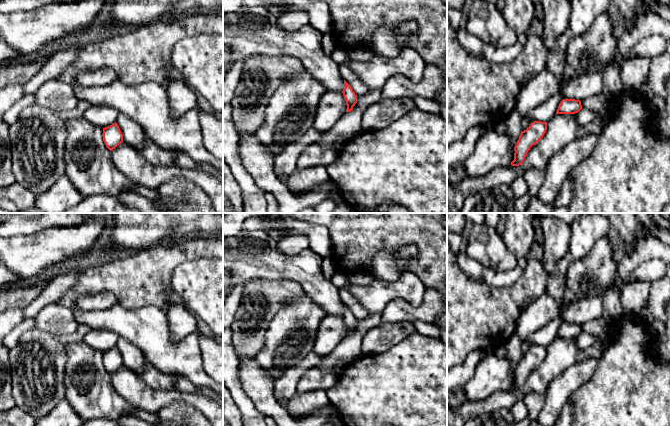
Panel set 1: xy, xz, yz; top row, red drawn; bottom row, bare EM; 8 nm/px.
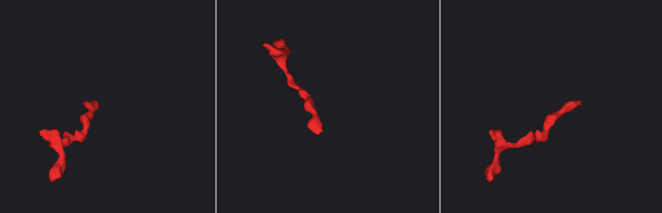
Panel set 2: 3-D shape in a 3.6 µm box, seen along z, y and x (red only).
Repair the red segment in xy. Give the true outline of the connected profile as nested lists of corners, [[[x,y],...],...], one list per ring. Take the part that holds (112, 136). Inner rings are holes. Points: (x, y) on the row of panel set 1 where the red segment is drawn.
[[[97,105],[89,107],[83,115],[92,124],[103,128],[103,141],[110,151],[123,142],[123,134],[116,123],[118,115],[114,108]]]

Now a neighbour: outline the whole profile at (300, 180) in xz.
[[[323,166],[306,169],[295,168],[285,183],[291,192],[304,192],[323,185],[330,180],[330,176]]]

